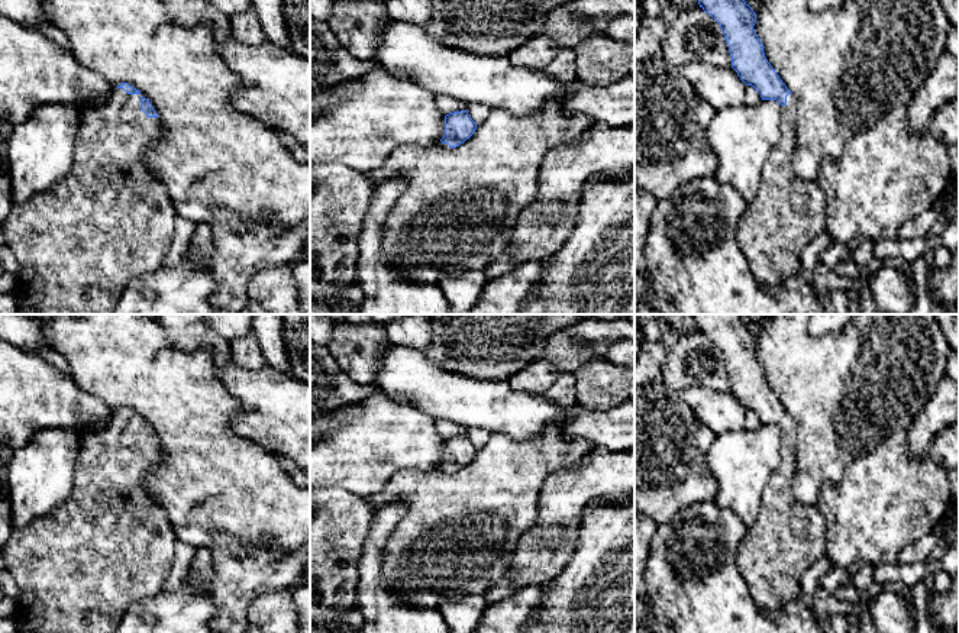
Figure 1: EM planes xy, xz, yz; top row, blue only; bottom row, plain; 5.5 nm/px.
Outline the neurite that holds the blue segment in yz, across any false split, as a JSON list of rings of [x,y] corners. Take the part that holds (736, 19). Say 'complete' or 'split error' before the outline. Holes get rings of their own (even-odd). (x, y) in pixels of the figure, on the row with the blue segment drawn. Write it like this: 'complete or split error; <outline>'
split error; [[[698,0],[700,7],[721,28],[732,68],[746,85],[752,85],[762,100],[776,100],[781,107],[779,141],[763,164],[756,197],[746,204],[737,225],[737,243],[743,251],[755,280],[763,285],[776,285],[788,277],[800,274],[801,252],[826,230],[826,198],[816,181],[803,181],[792,167],[795,145],[795,100],[763,54],[753,26],[756,13],[745,0]]]

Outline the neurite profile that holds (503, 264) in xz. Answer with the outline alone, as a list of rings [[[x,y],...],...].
[[[507,248],[500,256],[497,256],[491,264],[488,264],[482,272],[485,278],[491,281],[510,272],[513,267],[514,267],[514,262]]]

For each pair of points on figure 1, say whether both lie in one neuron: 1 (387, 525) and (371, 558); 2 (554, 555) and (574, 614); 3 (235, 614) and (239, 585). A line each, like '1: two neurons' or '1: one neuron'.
1: one neuron
2: two neurons
3: one neuron

